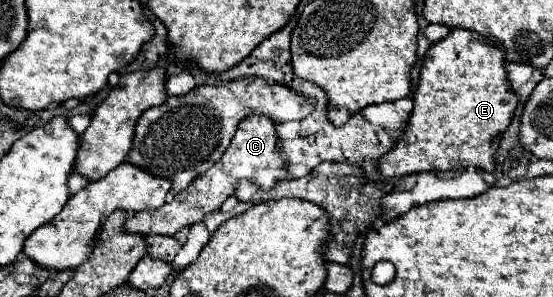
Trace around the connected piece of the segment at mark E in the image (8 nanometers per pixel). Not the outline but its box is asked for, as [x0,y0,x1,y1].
[378,27,518,177]

